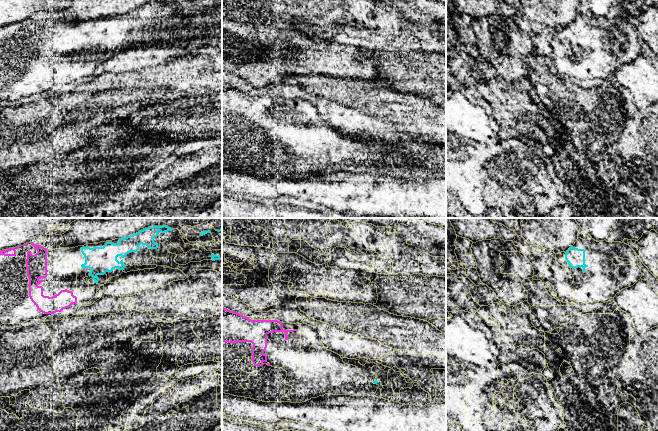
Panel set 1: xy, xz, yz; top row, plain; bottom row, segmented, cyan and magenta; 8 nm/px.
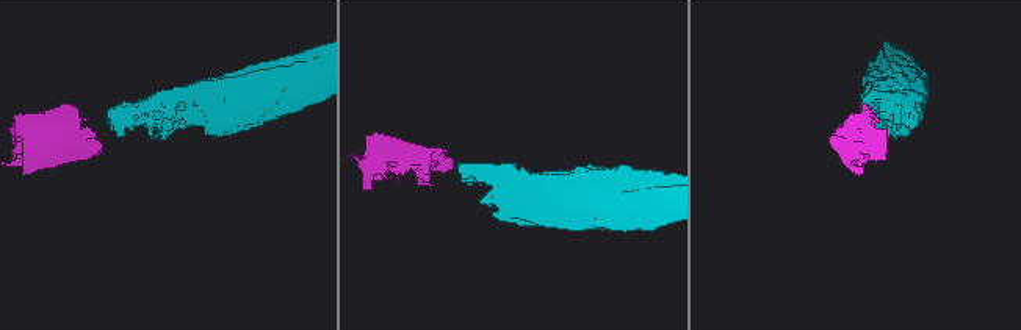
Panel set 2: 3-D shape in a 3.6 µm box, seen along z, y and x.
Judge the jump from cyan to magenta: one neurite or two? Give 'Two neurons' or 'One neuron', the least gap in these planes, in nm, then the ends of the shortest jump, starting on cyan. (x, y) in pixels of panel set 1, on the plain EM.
One neuron. Distance 190 nm. Across: xy (89, 51), (72, 68)

